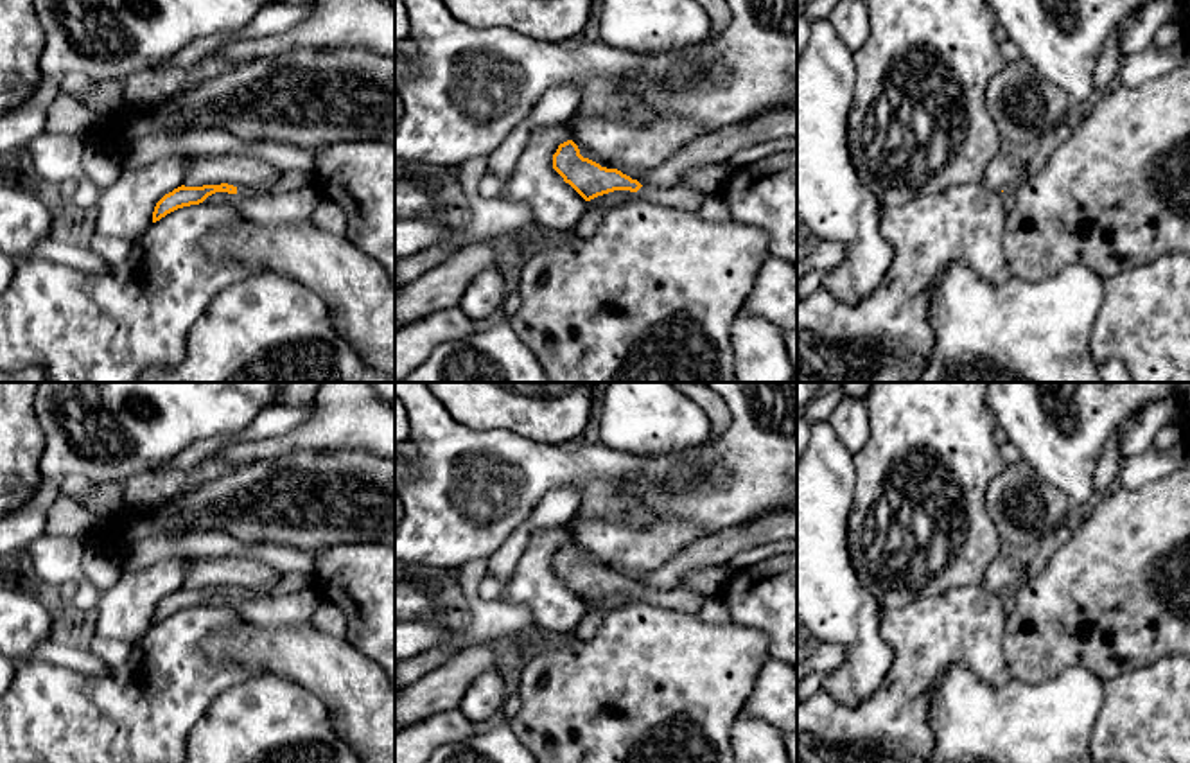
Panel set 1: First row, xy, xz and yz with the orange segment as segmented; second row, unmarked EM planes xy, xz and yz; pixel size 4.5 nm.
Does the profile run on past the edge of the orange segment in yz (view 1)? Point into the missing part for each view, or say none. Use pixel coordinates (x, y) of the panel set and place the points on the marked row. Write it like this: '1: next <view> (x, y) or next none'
1: next none

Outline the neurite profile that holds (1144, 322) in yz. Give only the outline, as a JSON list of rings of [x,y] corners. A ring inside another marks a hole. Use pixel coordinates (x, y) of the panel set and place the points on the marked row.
[[[1163,255],[1104,280],[1089,350],[1098,366],[1120,361],[1133,382],[1190,382],[1190,255]]]

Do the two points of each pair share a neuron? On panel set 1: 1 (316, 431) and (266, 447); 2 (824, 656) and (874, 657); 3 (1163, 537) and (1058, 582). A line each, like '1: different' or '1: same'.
1: same
2: different
3: same

